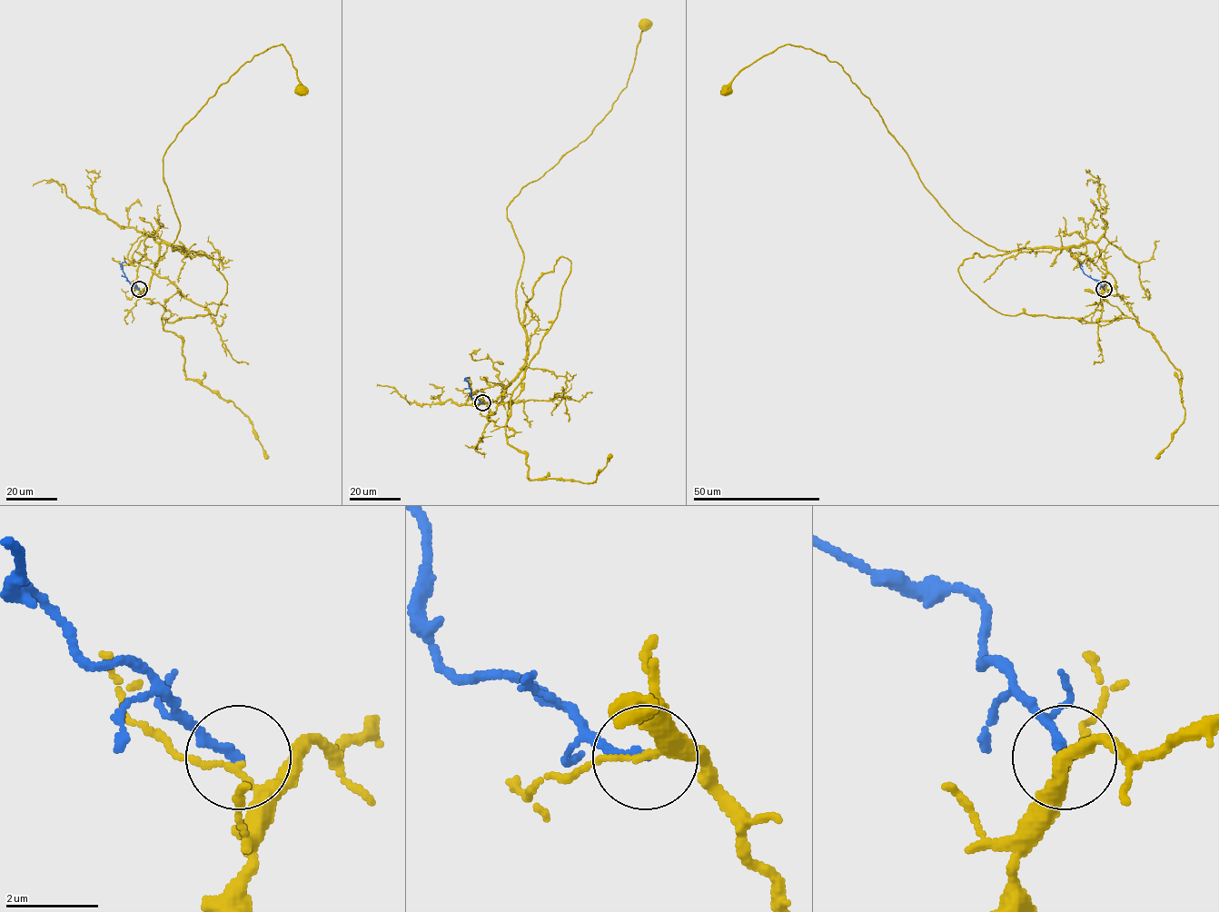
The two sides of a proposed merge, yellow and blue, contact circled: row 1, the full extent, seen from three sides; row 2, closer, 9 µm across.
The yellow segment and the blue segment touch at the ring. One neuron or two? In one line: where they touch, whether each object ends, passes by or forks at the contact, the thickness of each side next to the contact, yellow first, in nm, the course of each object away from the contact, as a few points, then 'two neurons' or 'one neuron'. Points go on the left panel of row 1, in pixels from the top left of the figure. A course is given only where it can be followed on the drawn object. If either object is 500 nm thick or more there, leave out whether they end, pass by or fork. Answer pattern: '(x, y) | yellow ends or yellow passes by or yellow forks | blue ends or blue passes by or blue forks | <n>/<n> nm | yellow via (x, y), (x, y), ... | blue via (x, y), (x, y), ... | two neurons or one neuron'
(139, 289) | yellow passes by | blue ends | 130/200 nm | yellow via (139, 290), (161, 242), (183, 247), (163, 179), (176, 134), (272, 46), (301, 92) | blue via (139, 290), (126, 280), (121, 266), (126, 262) | two neurons

